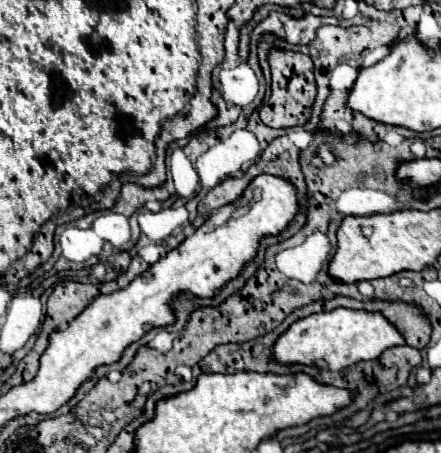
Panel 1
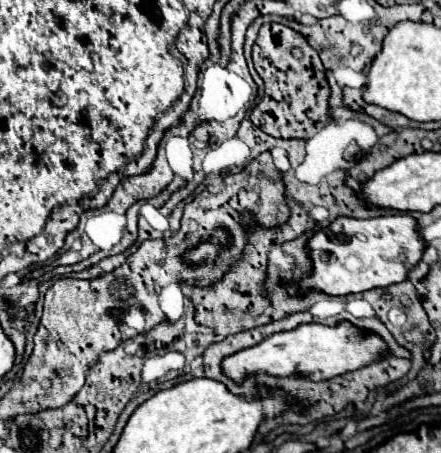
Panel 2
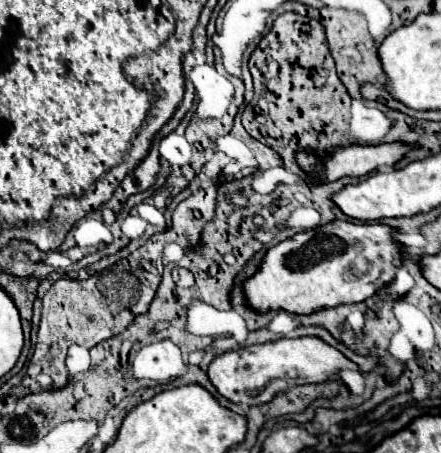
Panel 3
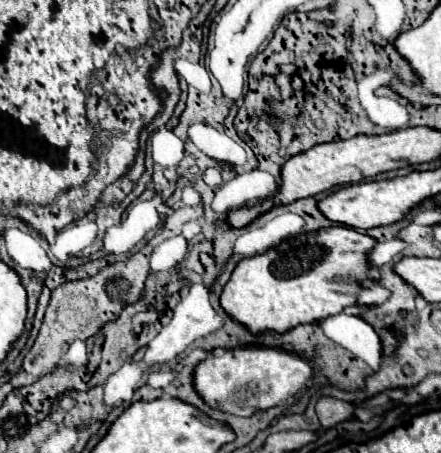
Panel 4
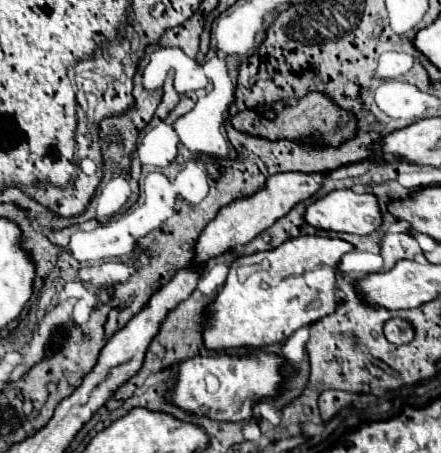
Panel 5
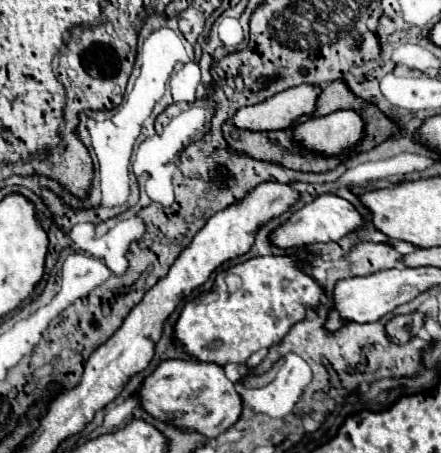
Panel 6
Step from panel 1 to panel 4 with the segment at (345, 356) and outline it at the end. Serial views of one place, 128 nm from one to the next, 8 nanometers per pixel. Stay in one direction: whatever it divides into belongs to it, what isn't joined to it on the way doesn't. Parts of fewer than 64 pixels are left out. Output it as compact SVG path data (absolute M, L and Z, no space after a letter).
M238 348L202 360L192 372L192 384L210 408L248 418L256 410L280 406L296 396L310 376L312 368L300 356L276 348Z

